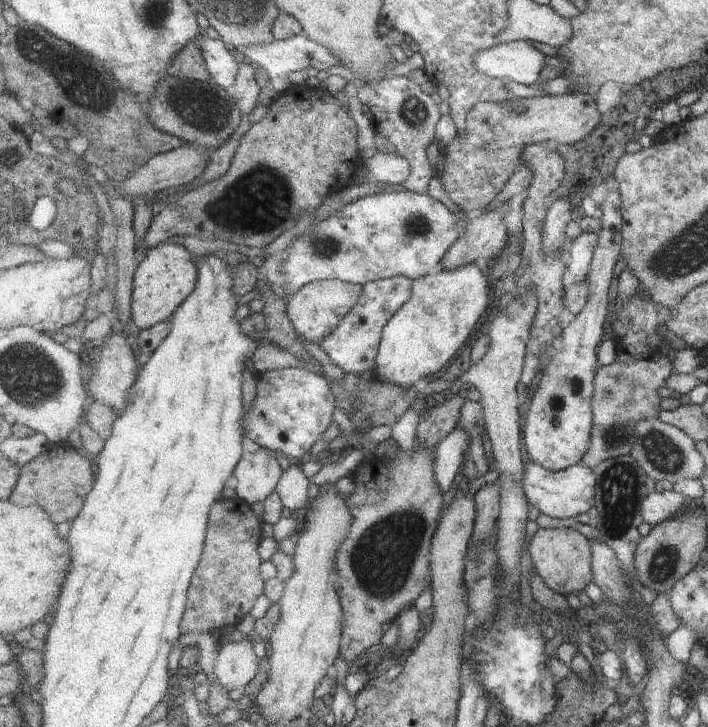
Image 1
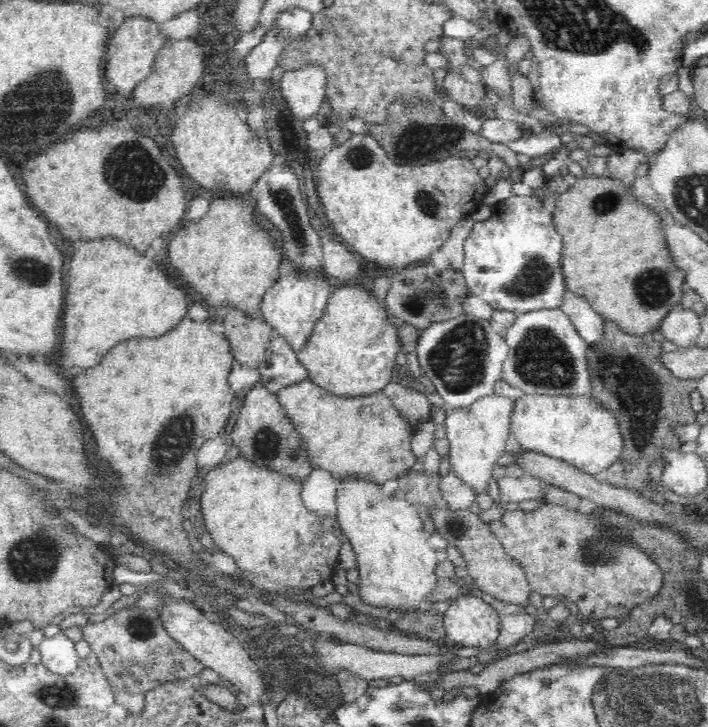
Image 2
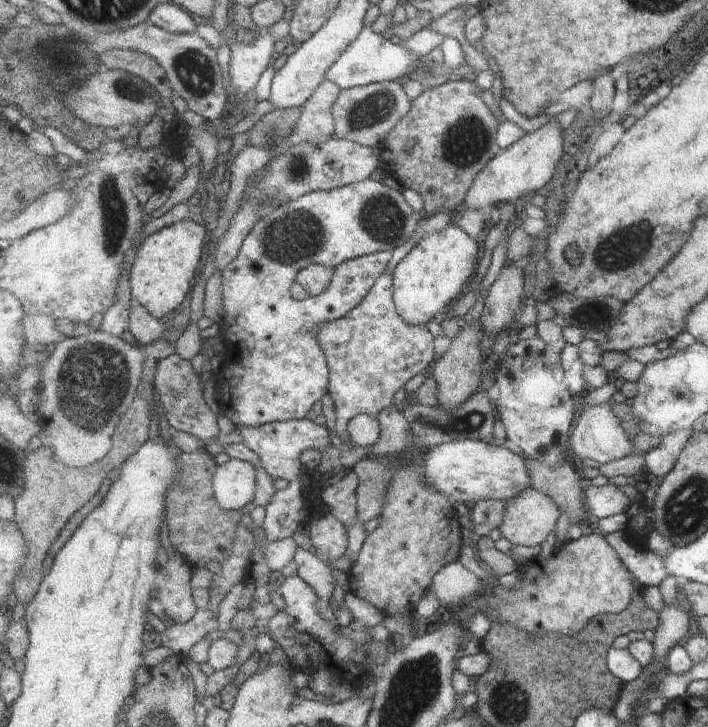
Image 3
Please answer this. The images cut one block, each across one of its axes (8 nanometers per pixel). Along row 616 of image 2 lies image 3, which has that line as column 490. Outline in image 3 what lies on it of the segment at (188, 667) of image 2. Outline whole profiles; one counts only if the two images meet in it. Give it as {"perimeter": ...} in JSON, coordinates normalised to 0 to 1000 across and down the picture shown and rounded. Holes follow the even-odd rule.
{"perimeter":[[[634,111],[609,122],[599,121],[599,127],[583,138],[582,150],[578,153],[578,157],[569,162],[568,168],[555,177],[555,182],[552,182],[535,201],[540,206],[541,231],[544,237],[558,243],[566,252],[568,259],[575,257],[588,261],[597,271],[602,286],[600,294],[612,296],[620,292],[637,293],[648,282],[653,282],[658,276],[660,265],[664,264],[664,259],[669,254],[675,239],[686,231],[688,226],[691,226],[696,217],[709,209],[702,195],[706,169],[702,168],[702,162],[696,160],[696,154],[691,153],[691,146],[682,140],[682,135],[679,135],[679,129],[677,129],[678,125],[681,127],[682,124],[678,124],[677,118],[668,111]]]}

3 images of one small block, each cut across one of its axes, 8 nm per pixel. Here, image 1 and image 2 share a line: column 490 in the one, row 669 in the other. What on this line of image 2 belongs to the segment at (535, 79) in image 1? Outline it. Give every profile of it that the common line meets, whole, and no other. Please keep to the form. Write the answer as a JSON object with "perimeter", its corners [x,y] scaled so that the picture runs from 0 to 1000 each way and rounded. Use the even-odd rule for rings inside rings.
{"perimeter":[[[89,869],[79,872],[79,875],[72,875],[71,878],[64,875],[54,887],[54,894],[58,900],[58,911],[76,927],[93,930],[93,927],[102,927],[110,920],[114,906],[107,898],[106,883],[96,878]]]}

